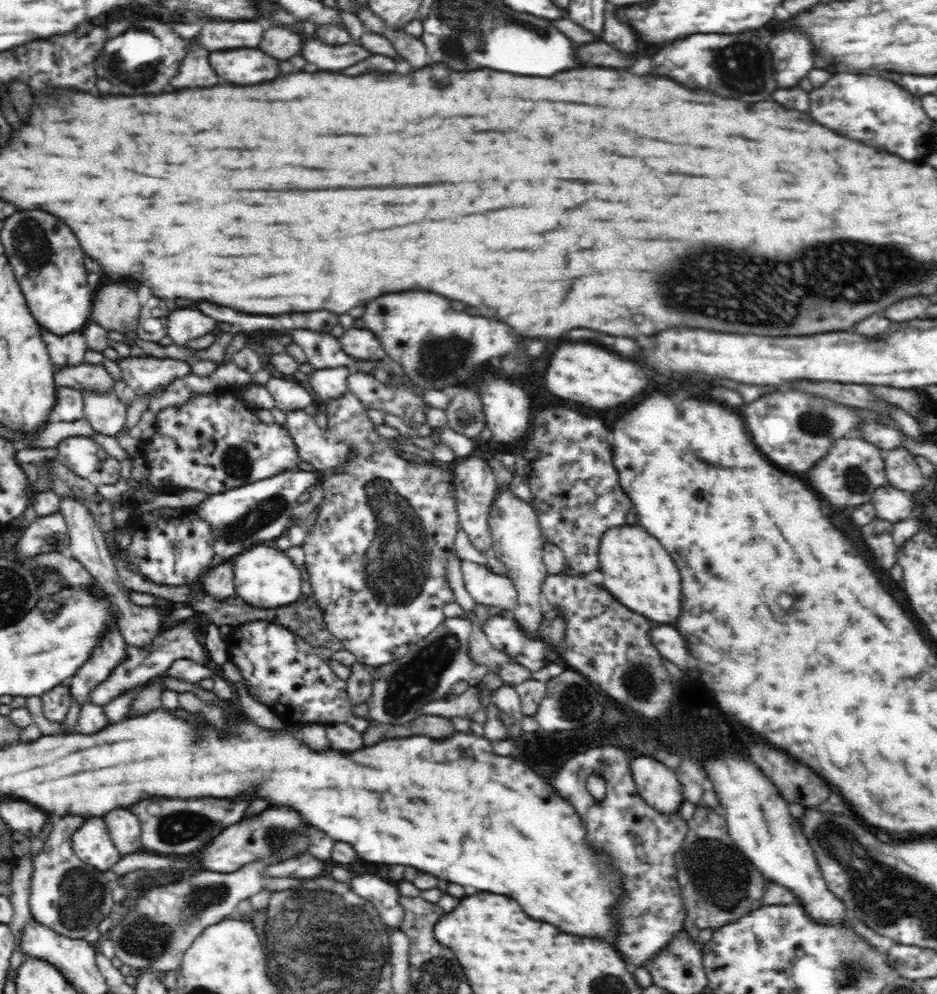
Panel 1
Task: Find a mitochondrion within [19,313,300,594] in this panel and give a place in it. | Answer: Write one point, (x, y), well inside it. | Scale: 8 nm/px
(262, 516)

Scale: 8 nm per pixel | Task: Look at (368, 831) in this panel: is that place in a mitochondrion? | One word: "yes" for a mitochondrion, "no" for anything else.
no

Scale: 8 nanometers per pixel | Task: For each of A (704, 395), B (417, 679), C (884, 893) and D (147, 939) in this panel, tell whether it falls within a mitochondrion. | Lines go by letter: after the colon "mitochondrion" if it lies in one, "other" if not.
A: other
B: mitochondrion
C: mitochondrion
D: mitochondrion

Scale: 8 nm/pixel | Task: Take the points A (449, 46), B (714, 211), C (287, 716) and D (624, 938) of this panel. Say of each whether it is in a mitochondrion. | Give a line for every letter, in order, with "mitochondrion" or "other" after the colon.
A: mitochondrion
B: other
C: other
D: other

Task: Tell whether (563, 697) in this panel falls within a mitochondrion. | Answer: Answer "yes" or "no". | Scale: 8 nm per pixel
yes

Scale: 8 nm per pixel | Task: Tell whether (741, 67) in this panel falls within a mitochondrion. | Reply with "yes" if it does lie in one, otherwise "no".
yes

